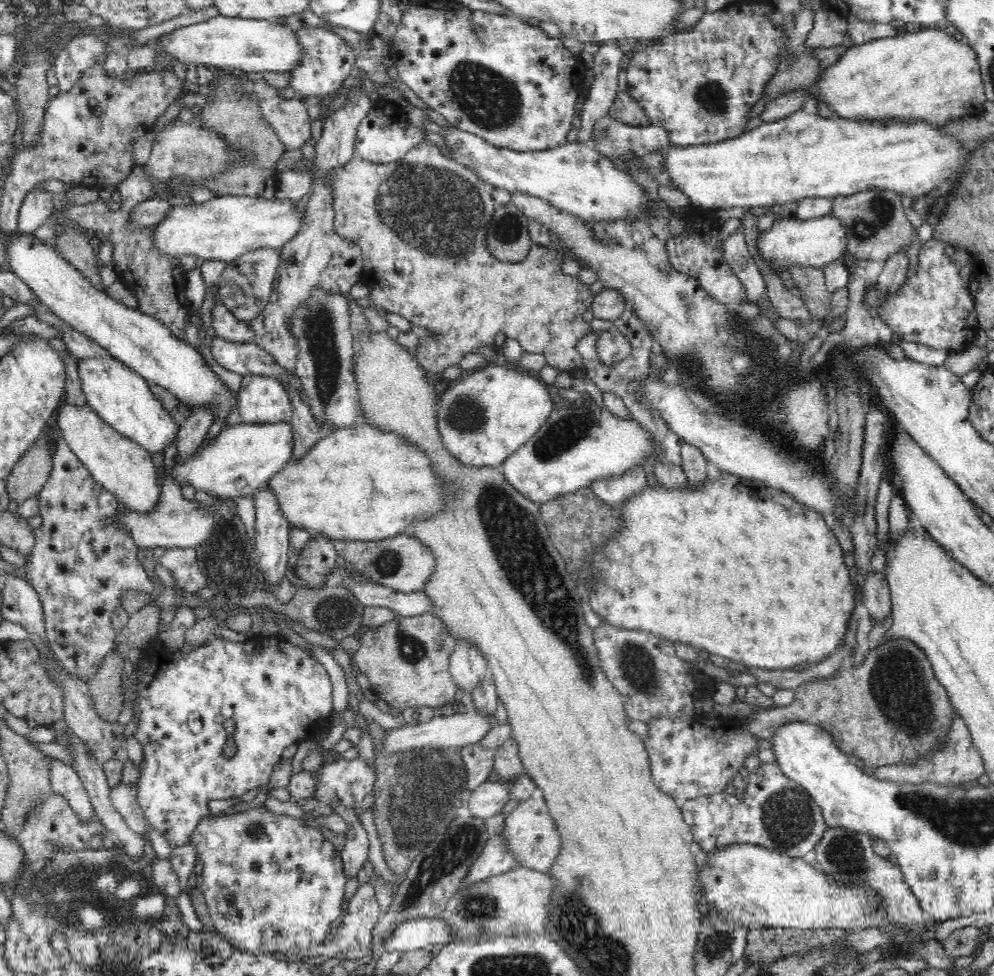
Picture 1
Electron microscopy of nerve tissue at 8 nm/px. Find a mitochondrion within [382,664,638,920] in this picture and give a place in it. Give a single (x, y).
(443, 858)

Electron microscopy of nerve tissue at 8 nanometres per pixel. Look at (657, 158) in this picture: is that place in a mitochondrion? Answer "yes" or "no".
no

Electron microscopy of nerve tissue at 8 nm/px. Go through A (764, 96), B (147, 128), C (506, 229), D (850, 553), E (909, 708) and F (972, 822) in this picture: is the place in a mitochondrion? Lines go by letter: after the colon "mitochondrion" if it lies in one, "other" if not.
A: other
B: other
C: mitochondrion
D: other
E: mitochondrion
F: mitochondrion

